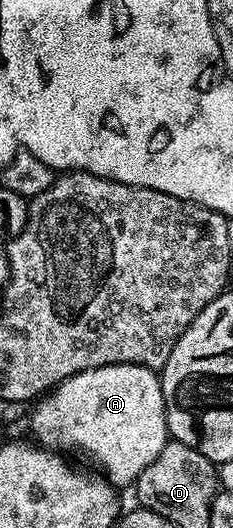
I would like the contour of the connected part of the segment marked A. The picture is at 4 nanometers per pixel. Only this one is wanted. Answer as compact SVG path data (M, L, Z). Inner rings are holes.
M136 363L94 367L61 381L30 408L30 419L38 446L56 453L84 451L116 489L130 488L169 442L160 376Z

